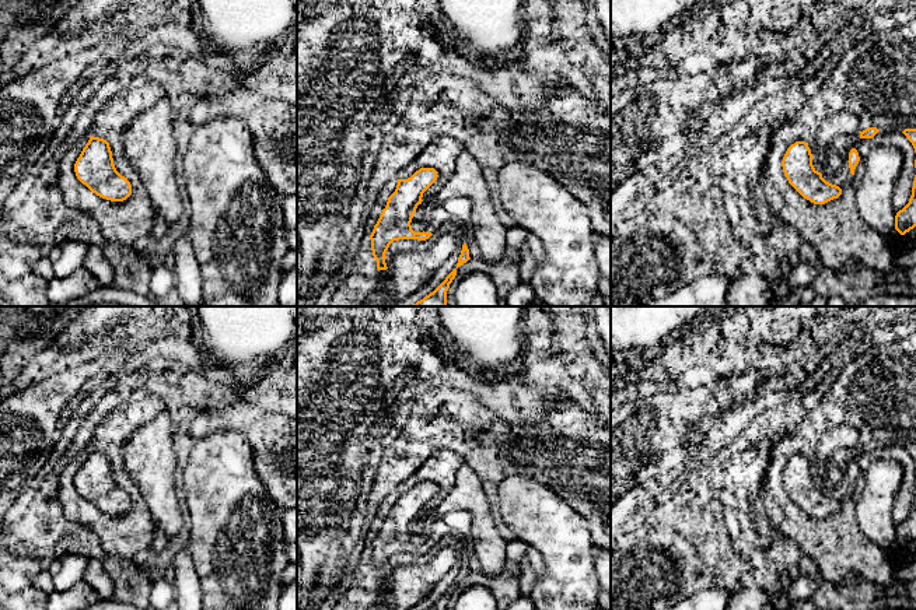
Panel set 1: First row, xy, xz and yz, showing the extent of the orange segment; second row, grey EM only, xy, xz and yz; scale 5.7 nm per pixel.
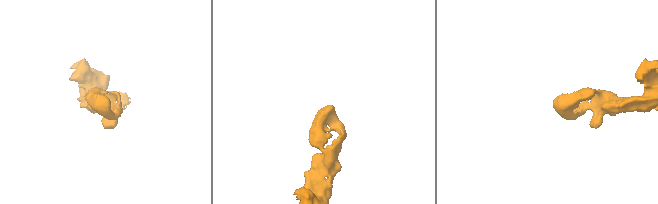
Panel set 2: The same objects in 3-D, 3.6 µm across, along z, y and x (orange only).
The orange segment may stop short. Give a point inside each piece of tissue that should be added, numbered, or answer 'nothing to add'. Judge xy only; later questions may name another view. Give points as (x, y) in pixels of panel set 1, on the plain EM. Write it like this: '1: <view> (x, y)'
nothing to add

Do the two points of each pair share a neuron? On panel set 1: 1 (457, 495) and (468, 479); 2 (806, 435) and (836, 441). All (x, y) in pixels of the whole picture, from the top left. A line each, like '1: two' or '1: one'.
1: one
2: two

